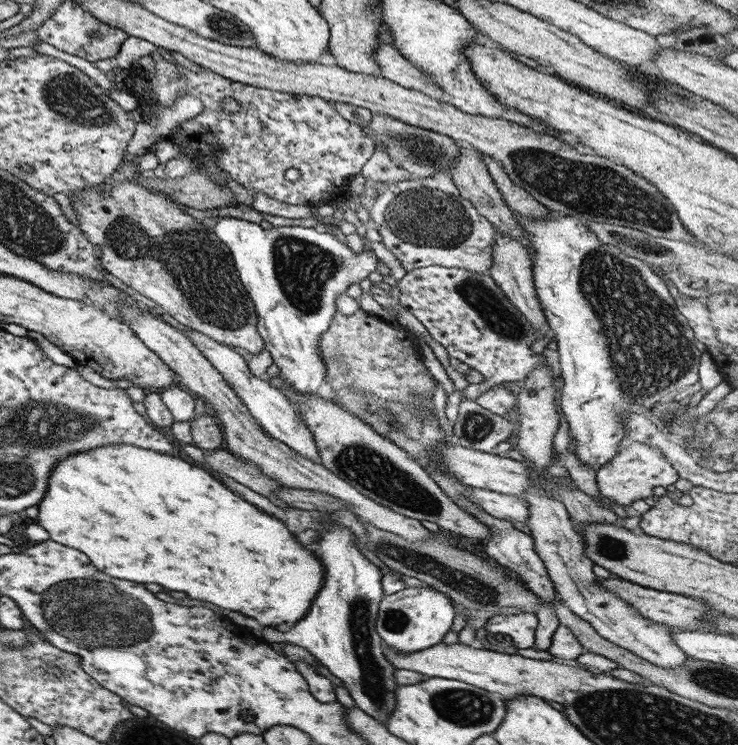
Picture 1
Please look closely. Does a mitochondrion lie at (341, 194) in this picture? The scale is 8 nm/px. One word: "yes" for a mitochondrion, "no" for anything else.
no

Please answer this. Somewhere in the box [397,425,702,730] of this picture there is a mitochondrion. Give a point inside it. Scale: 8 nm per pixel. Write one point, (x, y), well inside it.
(463, 707)

